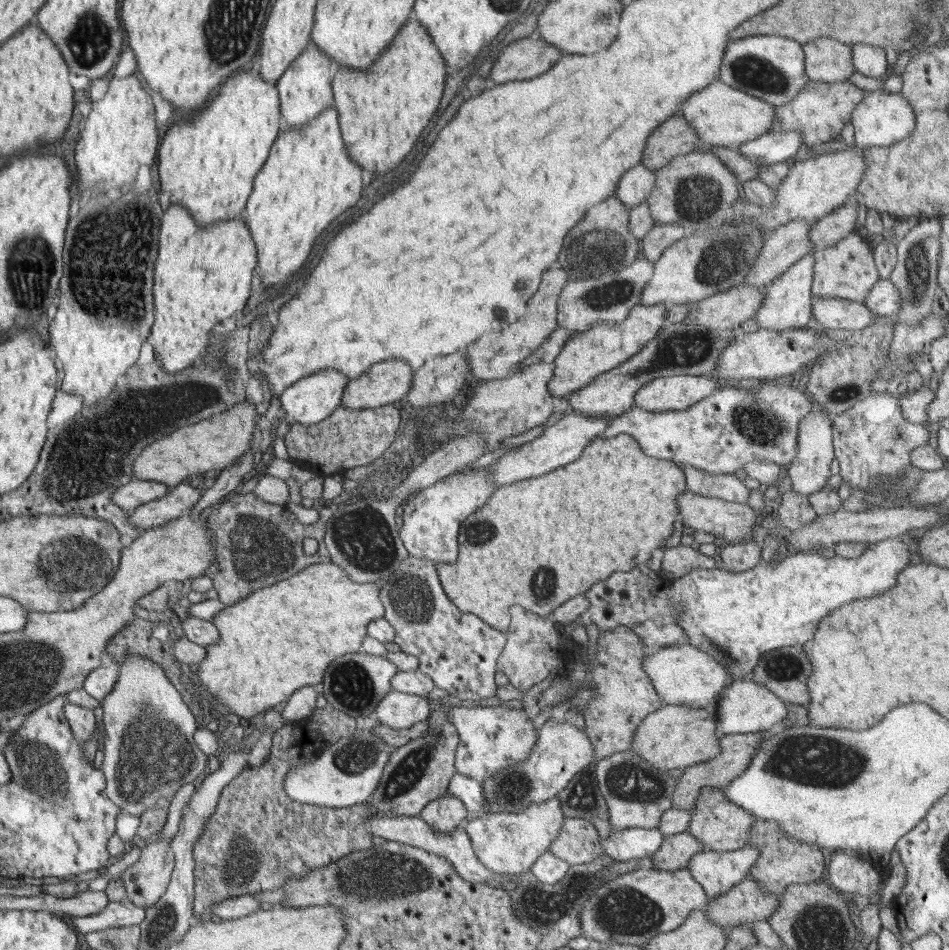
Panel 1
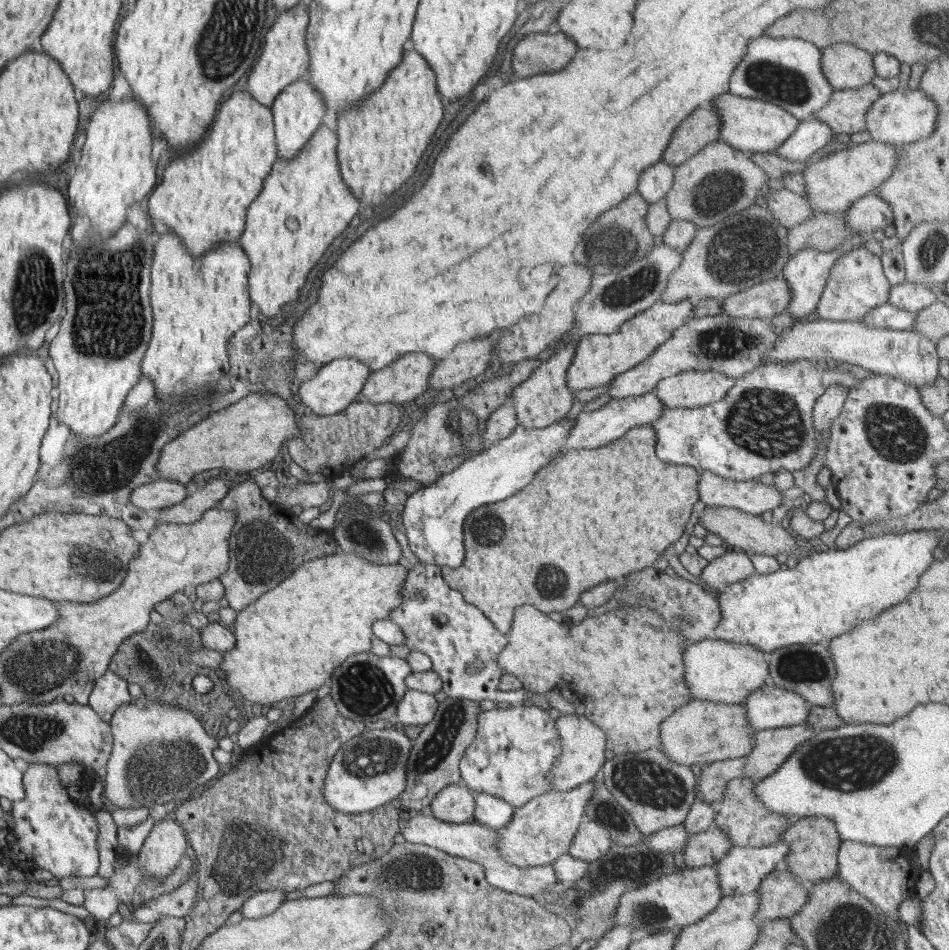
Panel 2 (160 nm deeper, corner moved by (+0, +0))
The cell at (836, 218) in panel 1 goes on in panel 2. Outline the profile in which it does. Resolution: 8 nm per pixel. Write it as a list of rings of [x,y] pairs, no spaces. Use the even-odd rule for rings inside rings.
[[[870,193],[844,212],[846,228],[853,235],[870,236],[894,223],[894,213],[886,199]]]

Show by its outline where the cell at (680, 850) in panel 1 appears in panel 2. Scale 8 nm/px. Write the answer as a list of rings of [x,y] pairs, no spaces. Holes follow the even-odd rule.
[[[716,826],[704,832],[691,835],[678,856],[685,862],[686,868],[714,867],[720,858],[724,858],[730,849],[730,838]]]

